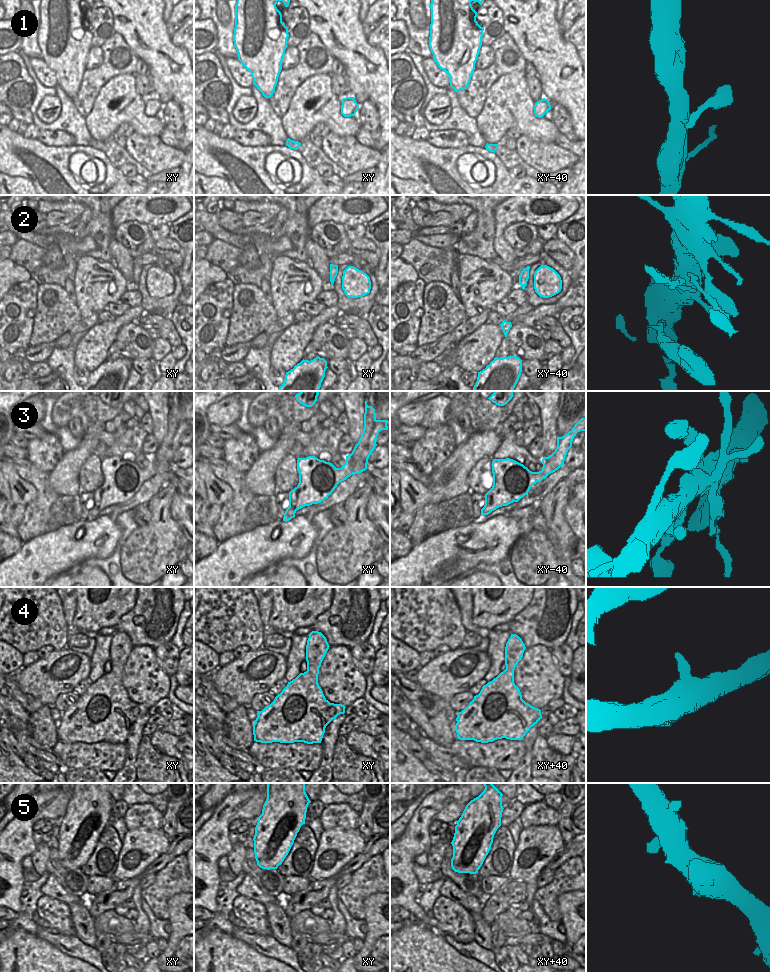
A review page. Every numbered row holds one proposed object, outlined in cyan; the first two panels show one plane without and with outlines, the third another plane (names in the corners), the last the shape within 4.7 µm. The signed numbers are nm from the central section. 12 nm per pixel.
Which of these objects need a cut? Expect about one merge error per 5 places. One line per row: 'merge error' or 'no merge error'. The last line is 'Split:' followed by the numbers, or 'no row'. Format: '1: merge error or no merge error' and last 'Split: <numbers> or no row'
1: no merge error
2: no merge error
3: merge error
4: no merge error
5: no merge error
Split: 3

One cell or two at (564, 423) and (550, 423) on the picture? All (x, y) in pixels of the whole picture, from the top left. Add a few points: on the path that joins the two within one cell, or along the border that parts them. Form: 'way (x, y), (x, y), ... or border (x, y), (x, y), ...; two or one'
border (559, 401), (559, 414), (556, 421), (557, 436); two

